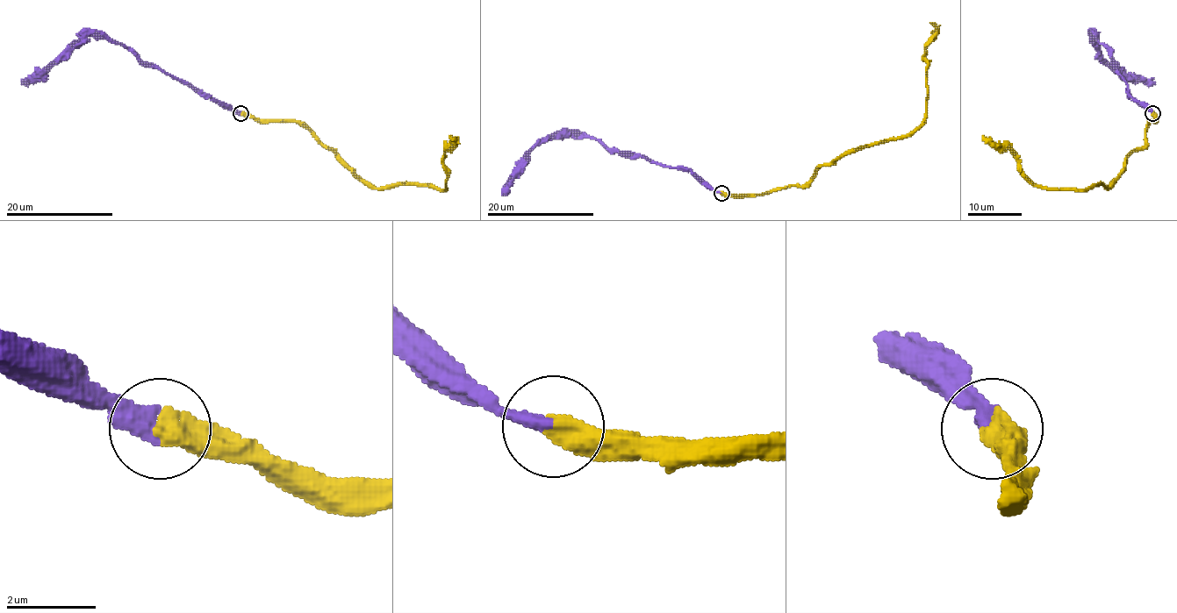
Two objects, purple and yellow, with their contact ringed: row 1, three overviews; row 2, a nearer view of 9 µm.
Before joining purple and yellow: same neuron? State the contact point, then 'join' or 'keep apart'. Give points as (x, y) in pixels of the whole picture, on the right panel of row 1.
at (1152, 113); join

